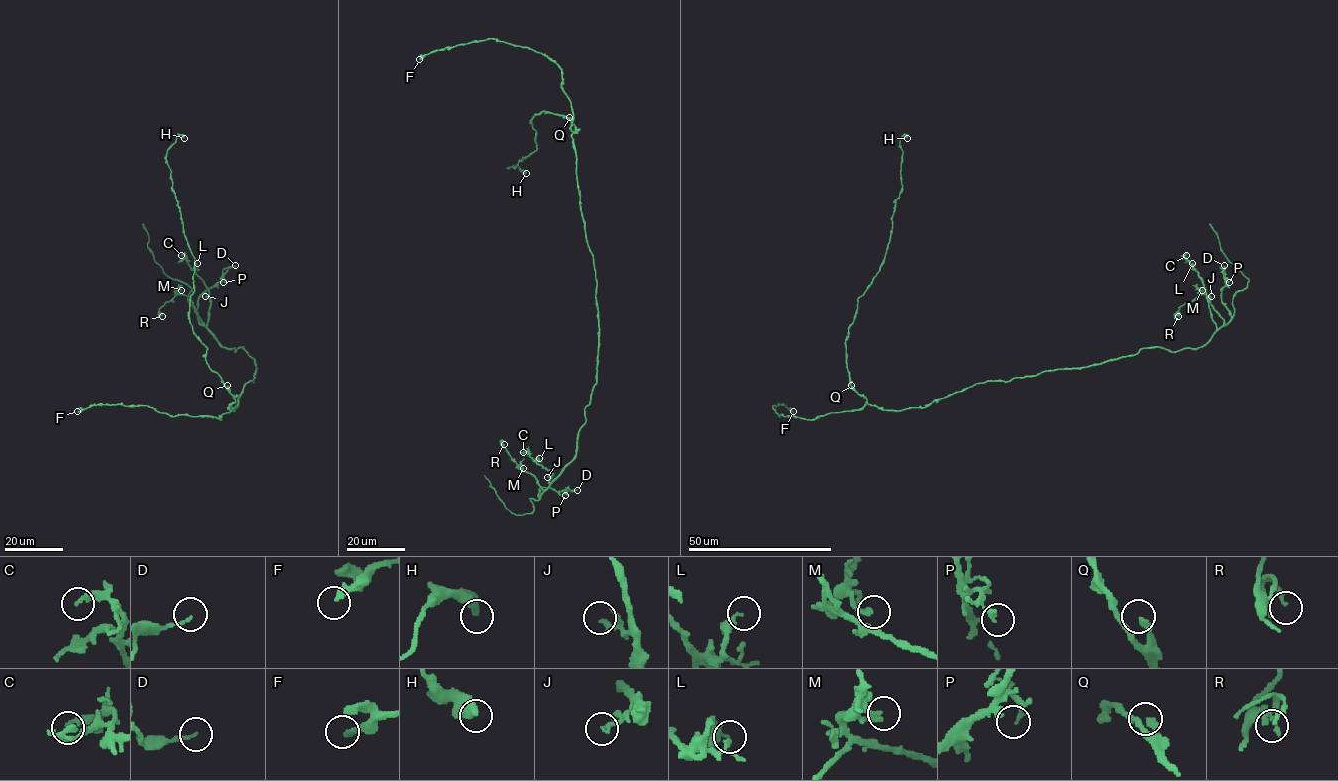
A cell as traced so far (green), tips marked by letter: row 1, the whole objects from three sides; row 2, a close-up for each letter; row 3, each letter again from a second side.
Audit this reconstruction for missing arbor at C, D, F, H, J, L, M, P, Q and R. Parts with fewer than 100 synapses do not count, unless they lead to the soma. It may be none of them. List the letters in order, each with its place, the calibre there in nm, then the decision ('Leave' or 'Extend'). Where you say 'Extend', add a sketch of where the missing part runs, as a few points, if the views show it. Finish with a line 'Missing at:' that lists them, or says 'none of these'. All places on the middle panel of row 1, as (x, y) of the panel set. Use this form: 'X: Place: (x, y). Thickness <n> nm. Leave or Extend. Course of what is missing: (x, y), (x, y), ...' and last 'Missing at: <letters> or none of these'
C: Place: (523, 452). Thickness 200 nm. Leave
D: Place: (577, 490). Thickness 120 nm. Leave
F: Place: (419, 59). Thickness 240 nm. Leave
H: Place: (526, 173). Thickness 480 nm. Leave
J: Place: (547, 477). Thickness 140 nm. Leave
L: Place: (539, 458). Thickness 300 nm. Leave
M: Place: (523, 468). Thickness 200 nm. Leave
P: Place: (565, 495). Thickness 190 nm. Leave
Q: Place: (569, 117). Thickness 240 nm. Leave
R: Place: (504, 444). Thickness 140 nm. Leave
Missing at: none of these

